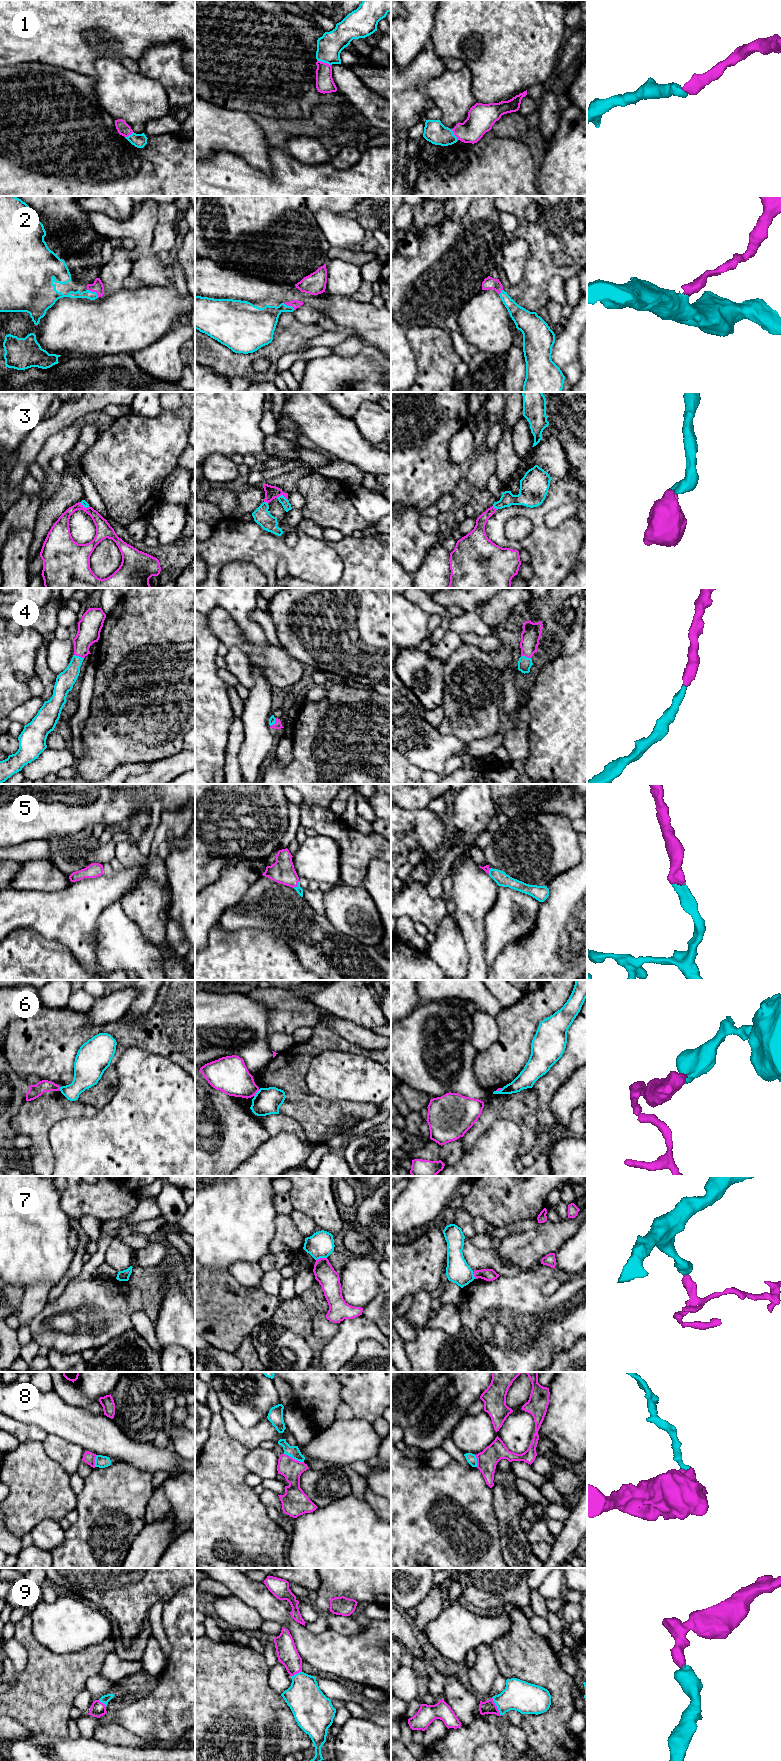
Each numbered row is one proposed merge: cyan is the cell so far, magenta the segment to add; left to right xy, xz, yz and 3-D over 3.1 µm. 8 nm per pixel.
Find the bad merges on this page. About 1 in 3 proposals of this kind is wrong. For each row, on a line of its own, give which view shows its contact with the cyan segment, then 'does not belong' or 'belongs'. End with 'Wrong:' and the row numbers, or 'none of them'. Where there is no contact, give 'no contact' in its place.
1: xz | belongs
2: xy | belongs
3: xz | belongs
4: xy | belongs
5: xz | belongs
6: xz | does not belong
7: xz | does not belong
8: xz | does not belong
9: yz | belongs
Wrong: 6, 7, 8

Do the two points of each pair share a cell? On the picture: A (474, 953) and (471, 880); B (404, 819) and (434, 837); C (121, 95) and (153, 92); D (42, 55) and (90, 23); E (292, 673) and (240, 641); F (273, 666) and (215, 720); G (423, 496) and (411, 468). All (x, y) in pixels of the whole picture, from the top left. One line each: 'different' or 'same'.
A: same
B: same
C: same
D: same
E: same
F: different
G: same

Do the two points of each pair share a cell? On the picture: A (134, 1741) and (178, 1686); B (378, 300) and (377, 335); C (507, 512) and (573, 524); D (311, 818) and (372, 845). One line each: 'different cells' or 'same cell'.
A: different cells
B: different cells
C: same cell
D: same cell

